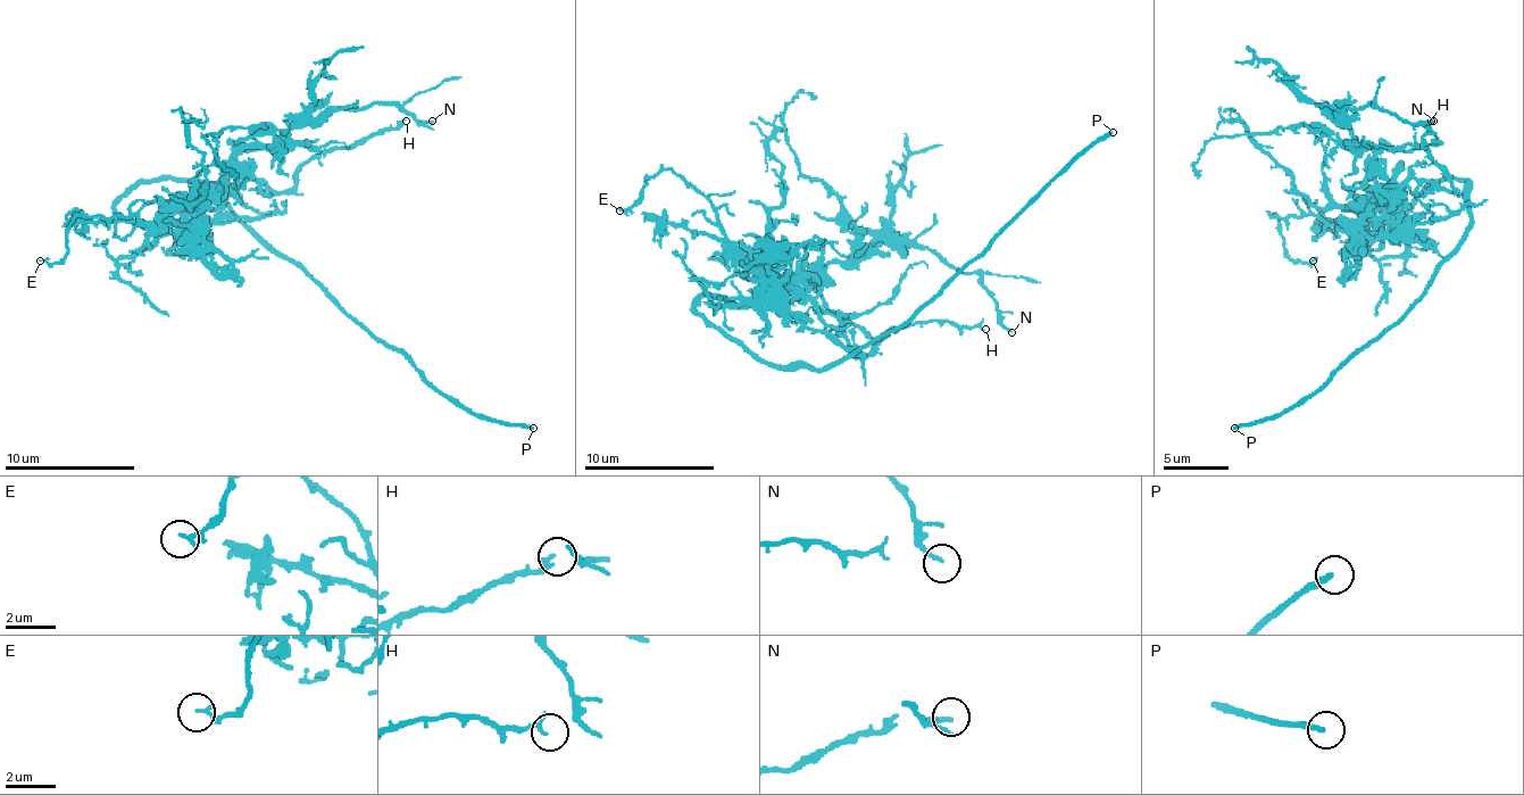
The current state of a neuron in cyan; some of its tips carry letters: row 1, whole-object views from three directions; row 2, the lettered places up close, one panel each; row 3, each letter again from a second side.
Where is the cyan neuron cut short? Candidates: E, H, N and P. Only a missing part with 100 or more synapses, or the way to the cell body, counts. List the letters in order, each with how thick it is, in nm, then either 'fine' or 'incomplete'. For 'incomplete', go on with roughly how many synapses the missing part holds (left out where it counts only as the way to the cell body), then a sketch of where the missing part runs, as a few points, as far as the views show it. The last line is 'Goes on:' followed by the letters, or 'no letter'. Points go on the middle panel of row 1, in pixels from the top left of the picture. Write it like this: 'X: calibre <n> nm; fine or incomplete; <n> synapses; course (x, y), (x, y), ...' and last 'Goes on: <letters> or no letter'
E: calibre 200 nm; fine
H: calibre 180 nm; fine
N: calibre 190 nm; fine
P: calibre 200 nm; incomplete
Goes on: P

